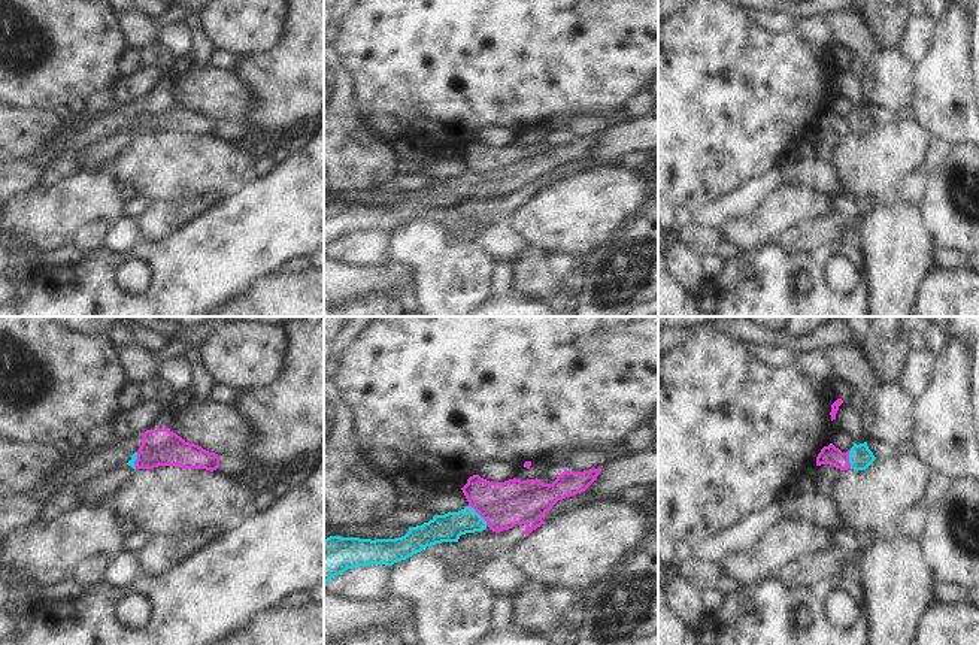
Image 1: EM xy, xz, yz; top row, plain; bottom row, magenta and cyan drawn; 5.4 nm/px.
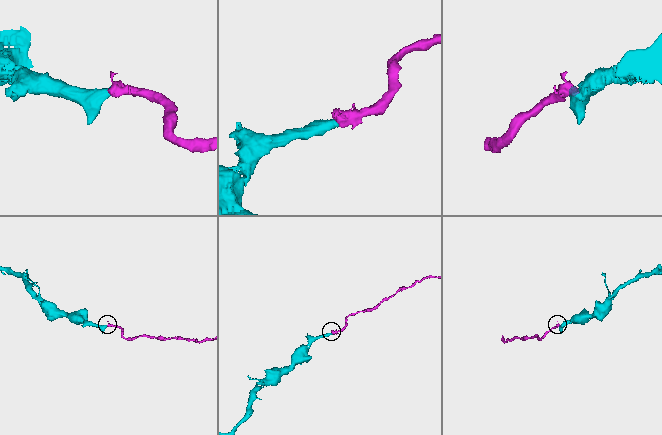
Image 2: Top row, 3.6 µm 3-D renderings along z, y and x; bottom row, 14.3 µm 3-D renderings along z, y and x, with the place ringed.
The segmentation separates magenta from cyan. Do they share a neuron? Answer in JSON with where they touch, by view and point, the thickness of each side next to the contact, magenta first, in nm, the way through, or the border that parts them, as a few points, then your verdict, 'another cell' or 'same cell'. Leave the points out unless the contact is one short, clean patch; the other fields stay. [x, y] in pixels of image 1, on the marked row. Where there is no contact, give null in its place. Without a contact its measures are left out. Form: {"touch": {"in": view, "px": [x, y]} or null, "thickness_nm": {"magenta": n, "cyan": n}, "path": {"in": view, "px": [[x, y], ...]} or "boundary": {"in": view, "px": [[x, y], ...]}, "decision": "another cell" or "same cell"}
{"touch": {"in": "xz", "px": [479, 514]}, "thickness_nm": {"magenta": 260, "cyan": 150}, "path": {"in": "xz", "px": [[503, 505], [488, 505], [479, 514], [448, 527]]}, "decision": "same cell"}

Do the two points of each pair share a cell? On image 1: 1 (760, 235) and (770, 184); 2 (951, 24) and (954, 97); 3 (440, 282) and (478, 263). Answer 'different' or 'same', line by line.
1: different
2: same
3: same

